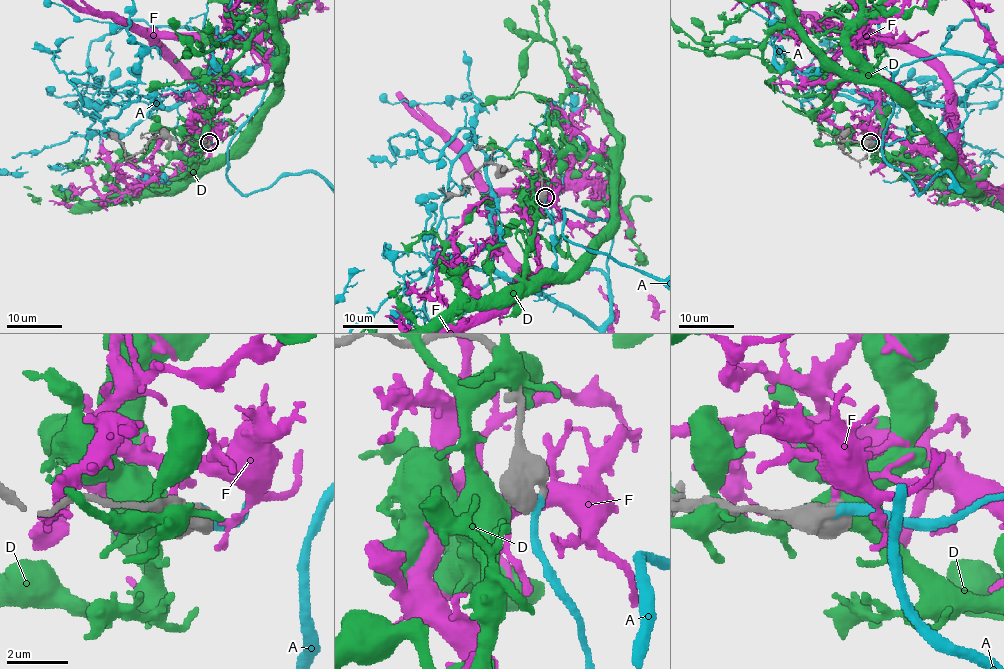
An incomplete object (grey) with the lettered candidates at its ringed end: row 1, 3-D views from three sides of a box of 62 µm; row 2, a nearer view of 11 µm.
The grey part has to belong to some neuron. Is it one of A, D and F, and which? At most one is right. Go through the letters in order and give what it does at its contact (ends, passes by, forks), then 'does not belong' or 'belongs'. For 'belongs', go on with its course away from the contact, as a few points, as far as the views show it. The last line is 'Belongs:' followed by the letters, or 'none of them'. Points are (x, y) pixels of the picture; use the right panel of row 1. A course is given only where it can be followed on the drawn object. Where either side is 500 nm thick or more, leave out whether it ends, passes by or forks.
A: belongs
D: does not belong
F: does not belong
Belongs: A

